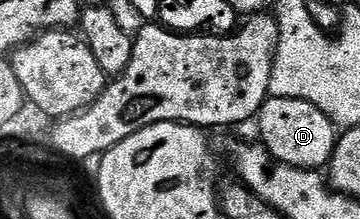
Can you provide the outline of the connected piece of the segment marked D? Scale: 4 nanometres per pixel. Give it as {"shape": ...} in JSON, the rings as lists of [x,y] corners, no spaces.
{"shape":[[[271,97],[262,104],[256,117],[257,124],[259,141],[275,163],[293,168],[313,171],[325,167],[337,144],[338,132],[334,122],[306,100]]]}

